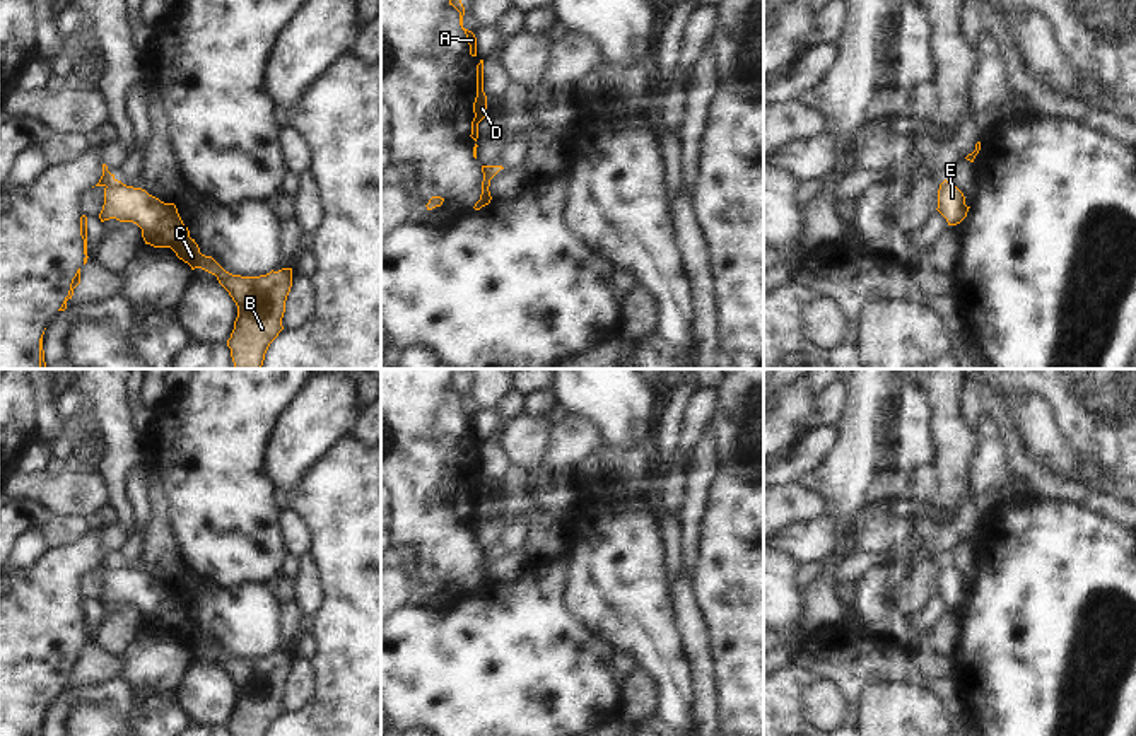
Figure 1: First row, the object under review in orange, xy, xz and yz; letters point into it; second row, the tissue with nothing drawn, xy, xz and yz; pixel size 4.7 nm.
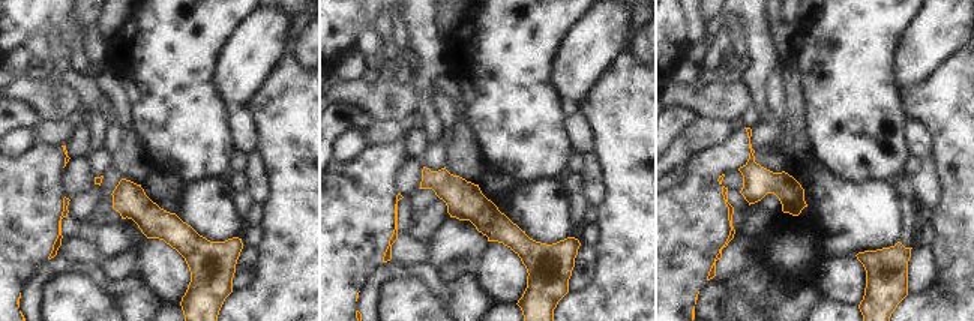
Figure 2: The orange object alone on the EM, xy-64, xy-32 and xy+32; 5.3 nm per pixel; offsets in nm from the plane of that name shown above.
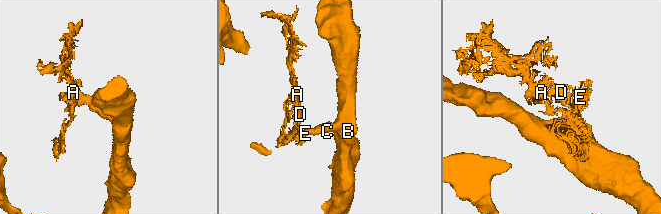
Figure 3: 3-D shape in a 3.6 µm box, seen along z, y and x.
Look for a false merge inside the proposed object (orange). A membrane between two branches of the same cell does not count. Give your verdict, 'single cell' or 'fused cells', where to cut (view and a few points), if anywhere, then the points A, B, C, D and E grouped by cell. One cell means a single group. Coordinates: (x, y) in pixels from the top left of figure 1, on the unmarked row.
fused cells; cut in xy along (115, 562), (106, 569); A D / B C E

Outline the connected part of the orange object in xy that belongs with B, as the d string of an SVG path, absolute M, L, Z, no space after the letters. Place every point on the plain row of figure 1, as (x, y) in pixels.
M114 562L104 570L101 605L116 601L142 611L145 627L171 630L191 652L202 651L217 659L237 688L234 712L227 722L231 736L266 736L284 712L285 683L292 669L292 651L260 659L241 659L225 654L212 639L200 635L190 620L174 586L164 586L142 570Z

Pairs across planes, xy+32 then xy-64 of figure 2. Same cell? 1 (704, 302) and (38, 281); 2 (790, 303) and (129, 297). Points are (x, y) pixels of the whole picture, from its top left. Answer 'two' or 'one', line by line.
1: one
2: one

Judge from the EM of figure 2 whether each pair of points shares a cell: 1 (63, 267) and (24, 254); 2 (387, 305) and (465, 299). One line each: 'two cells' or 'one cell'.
1: two cells
2: two cells

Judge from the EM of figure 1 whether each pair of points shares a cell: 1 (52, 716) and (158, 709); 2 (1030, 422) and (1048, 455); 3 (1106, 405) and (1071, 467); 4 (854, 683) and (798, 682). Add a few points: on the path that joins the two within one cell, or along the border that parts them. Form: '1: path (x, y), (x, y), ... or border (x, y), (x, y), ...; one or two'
1: path (77, 697), (117, 695), (132, 709); one
2: path (1039, 431), (1048, 446); one
3: border (1056, 424), (1065, 444), (1080, 461), (1080, 480); two
4: path (841, 671), (812, 671); one

